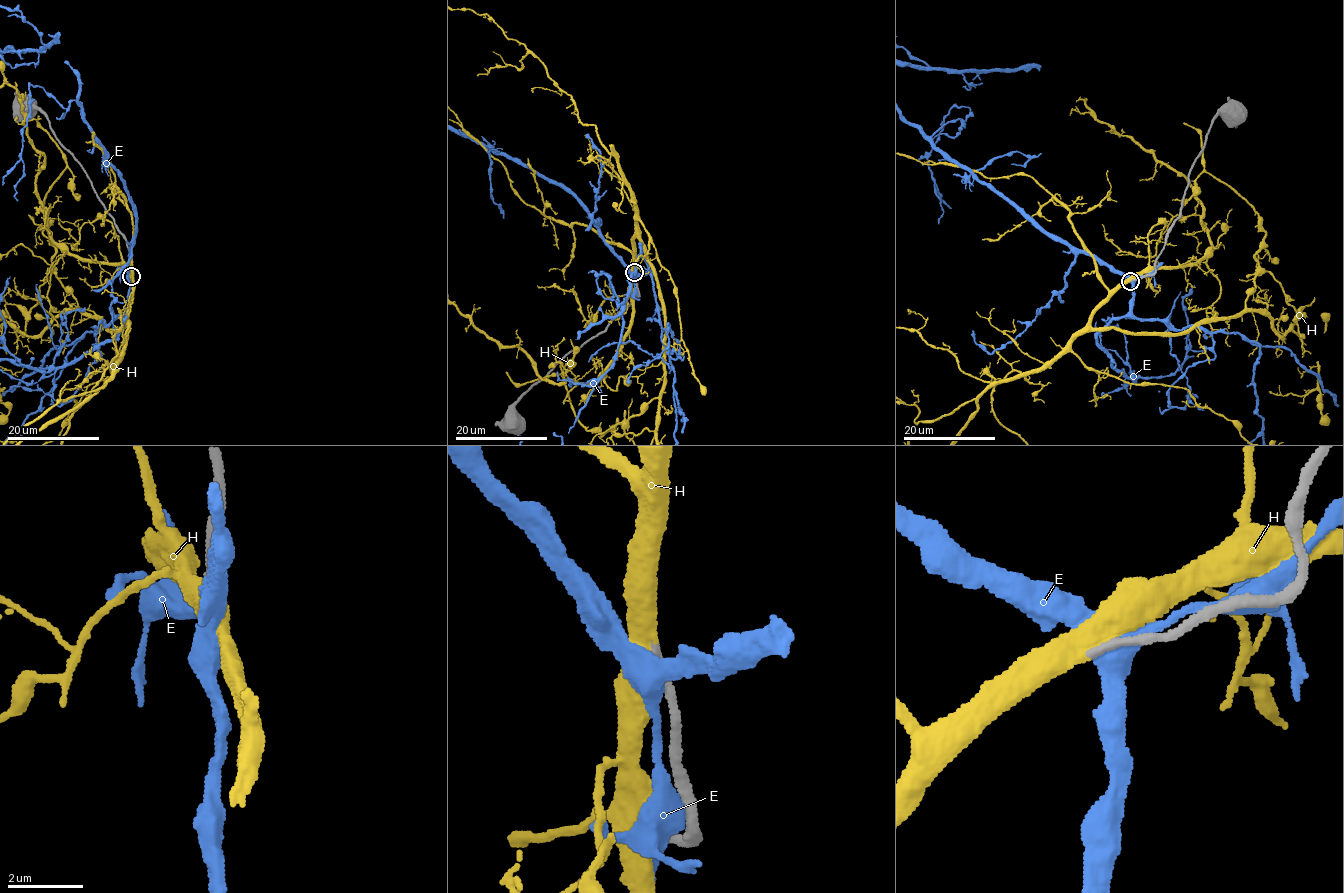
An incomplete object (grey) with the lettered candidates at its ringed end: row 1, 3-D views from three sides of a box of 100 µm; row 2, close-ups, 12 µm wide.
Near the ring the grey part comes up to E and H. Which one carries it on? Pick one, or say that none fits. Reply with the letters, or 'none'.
H

